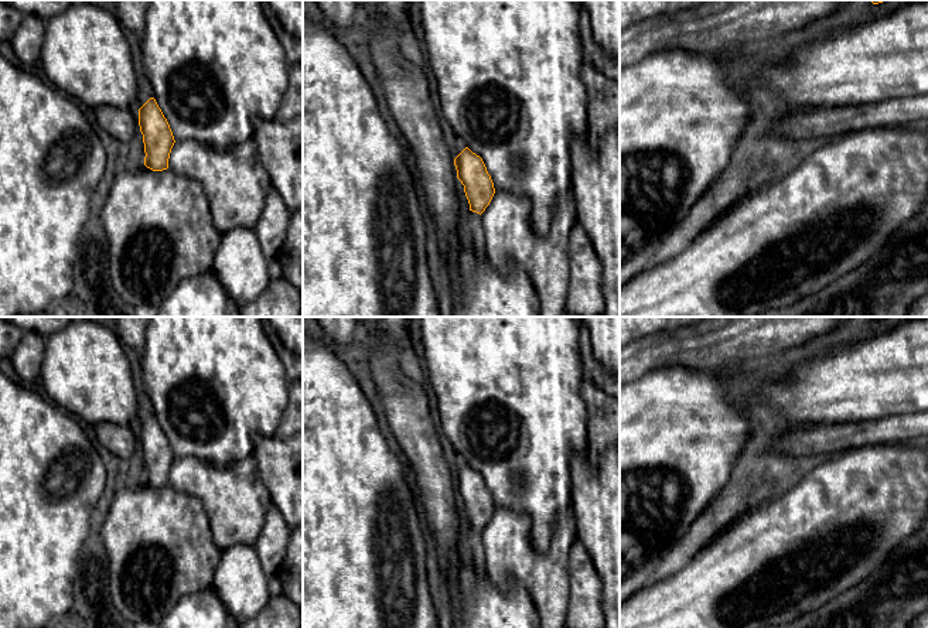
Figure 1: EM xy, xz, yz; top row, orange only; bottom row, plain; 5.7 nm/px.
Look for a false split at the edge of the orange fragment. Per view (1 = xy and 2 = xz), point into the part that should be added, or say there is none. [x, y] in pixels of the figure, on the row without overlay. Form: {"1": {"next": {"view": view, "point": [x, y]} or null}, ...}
{"1": {"next": null}, "2": {"next": null}}

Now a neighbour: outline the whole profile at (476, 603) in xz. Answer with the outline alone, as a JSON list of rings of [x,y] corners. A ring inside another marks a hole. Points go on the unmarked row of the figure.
[[[460,556],[444,574],[444,586],[448,591],[453,628],[540,628],[539,612],[519,583],[512,581],[506,590],[501,590],[487,574],[480,576],[472,564],[464,564]]]

